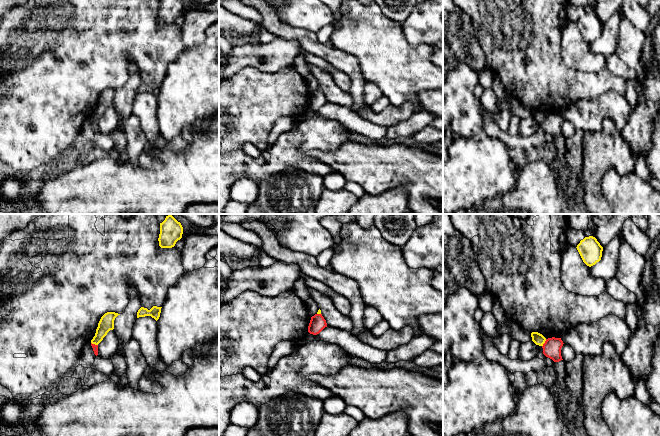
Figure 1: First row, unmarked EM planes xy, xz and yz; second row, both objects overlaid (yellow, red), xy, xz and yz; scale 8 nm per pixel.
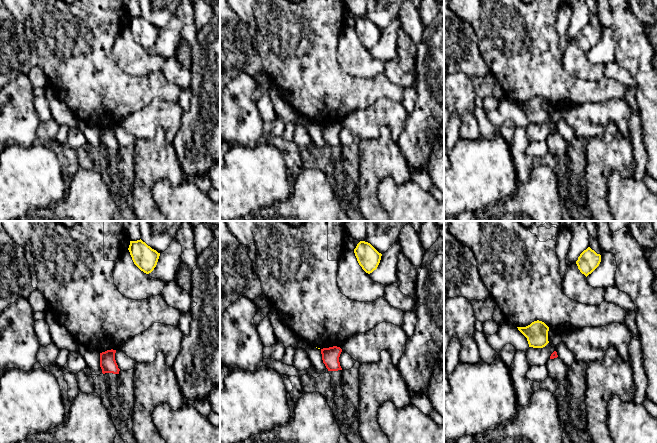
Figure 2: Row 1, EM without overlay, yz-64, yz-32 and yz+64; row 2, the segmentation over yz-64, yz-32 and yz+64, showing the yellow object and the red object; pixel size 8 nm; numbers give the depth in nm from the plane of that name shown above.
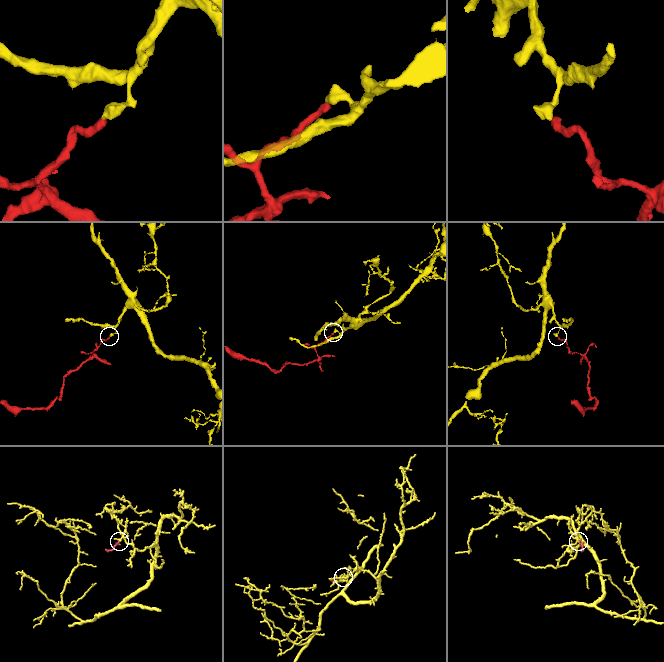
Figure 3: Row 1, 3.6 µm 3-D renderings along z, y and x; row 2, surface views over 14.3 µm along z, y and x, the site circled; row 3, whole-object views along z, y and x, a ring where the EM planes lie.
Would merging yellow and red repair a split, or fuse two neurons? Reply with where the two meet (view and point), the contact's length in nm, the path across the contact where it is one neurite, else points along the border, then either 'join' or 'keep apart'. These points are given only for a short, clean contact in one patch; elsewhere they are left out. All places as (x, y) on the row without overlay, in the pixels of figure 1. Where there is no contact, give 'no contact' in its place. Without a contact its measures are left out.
meets yellow in yz at (544, 118); contact 70 nm long; border along yz (546, 115), (542, 122); keep apart

